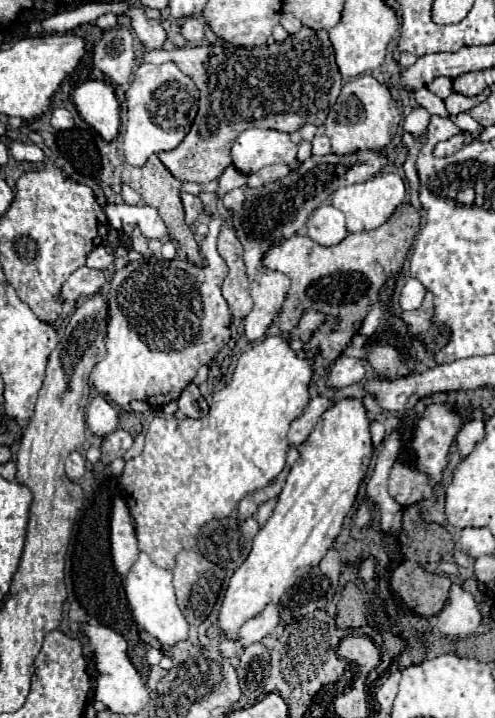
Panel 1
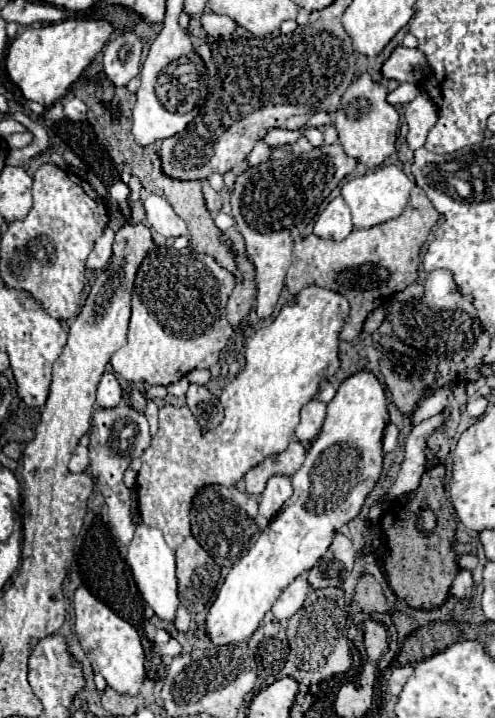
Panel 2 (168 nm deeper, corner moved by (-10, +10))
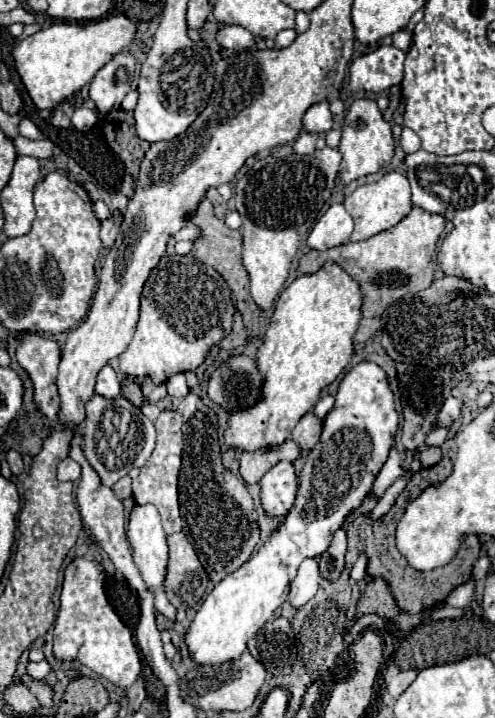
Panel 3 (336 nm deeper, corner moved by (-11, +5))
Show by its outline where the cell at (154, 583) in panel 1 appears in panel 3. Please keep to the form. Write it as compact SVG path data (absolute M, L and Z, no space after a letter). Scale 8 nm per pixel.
M134 505L128 519L128 543L148 591L162 589L168 569L168 543L156 507Z

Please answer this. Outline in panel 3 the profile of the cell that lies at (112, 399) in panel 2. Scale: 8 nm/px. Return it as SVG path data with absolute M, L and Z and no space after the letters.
M106 365L100 373L98 373L98 381L96 381L96 393L106 397L106 399L116 399L120 395L120 381L116 371Z

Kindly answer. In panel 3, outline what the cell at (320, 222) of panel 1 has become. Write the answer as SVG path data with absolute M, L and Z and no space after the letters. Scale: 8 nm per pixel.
M336 203L314 225L306 243L310 249L318 249L318 251L326 251L330 247L344 245L352 235L352 227L354 227L352 217L348 215L342 203Z

